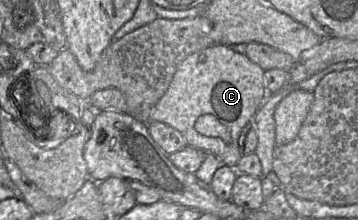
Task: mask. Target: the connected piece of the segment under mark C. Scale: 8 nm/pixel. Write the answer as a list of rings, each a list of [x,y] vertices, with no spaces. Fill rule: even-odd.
[[[213,44],[205,49],[187,56],[177,67],[165,94],[160,98],[149,114],[149,121],[165,123],[179,131],[189,146],[212,153],[224,165],[235,168],[242,154],[239,151],[238,138],[242,129],[254,119],[254,115],[262,106],[270,93],[264,85],[264,70],[253,63],[245,54],[233,51],[230,45]],[[211,114],[215,116],[229,131],[231,142],[226,143],[221,137],[210,137],[199,133],[195,123],[199,116]]]

